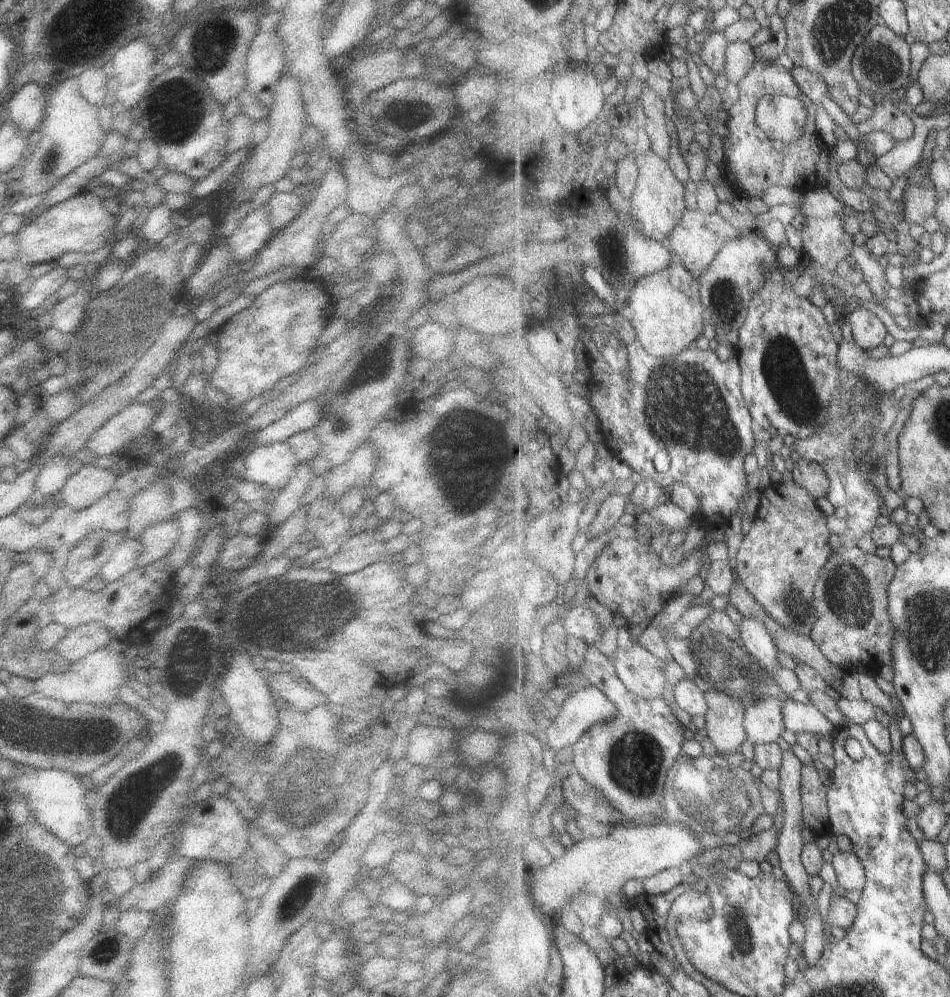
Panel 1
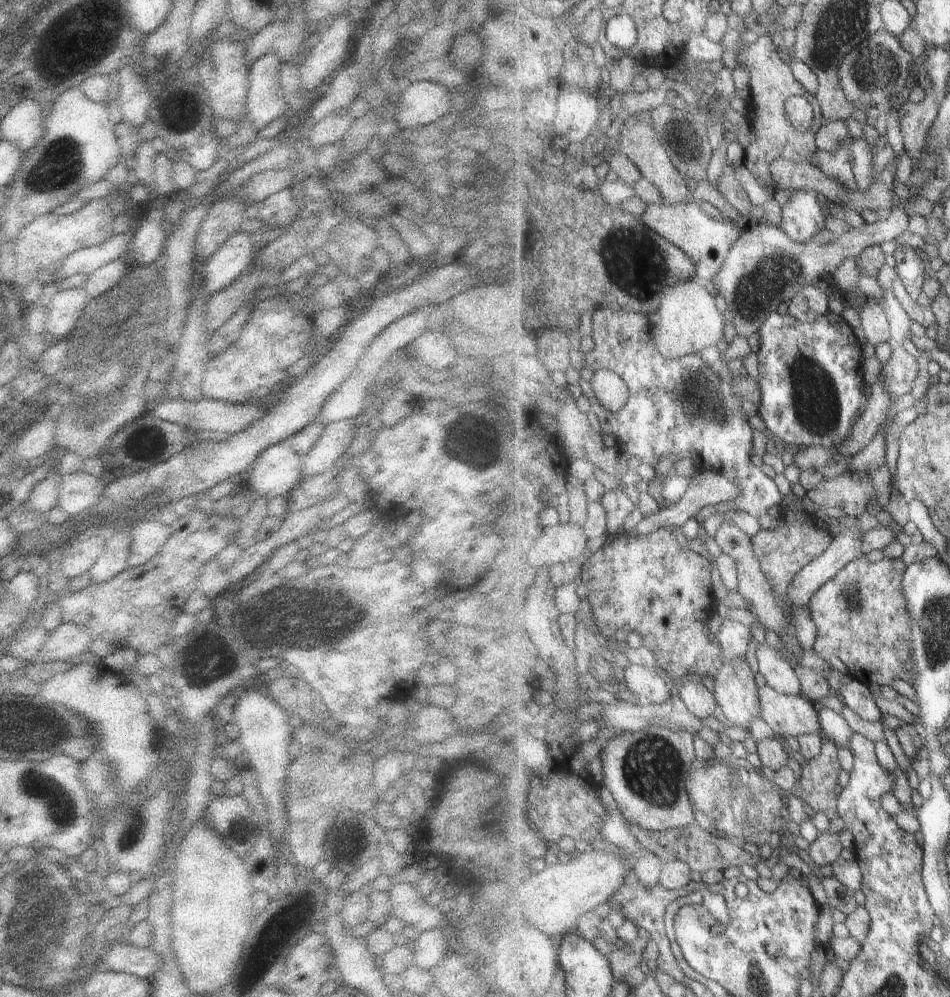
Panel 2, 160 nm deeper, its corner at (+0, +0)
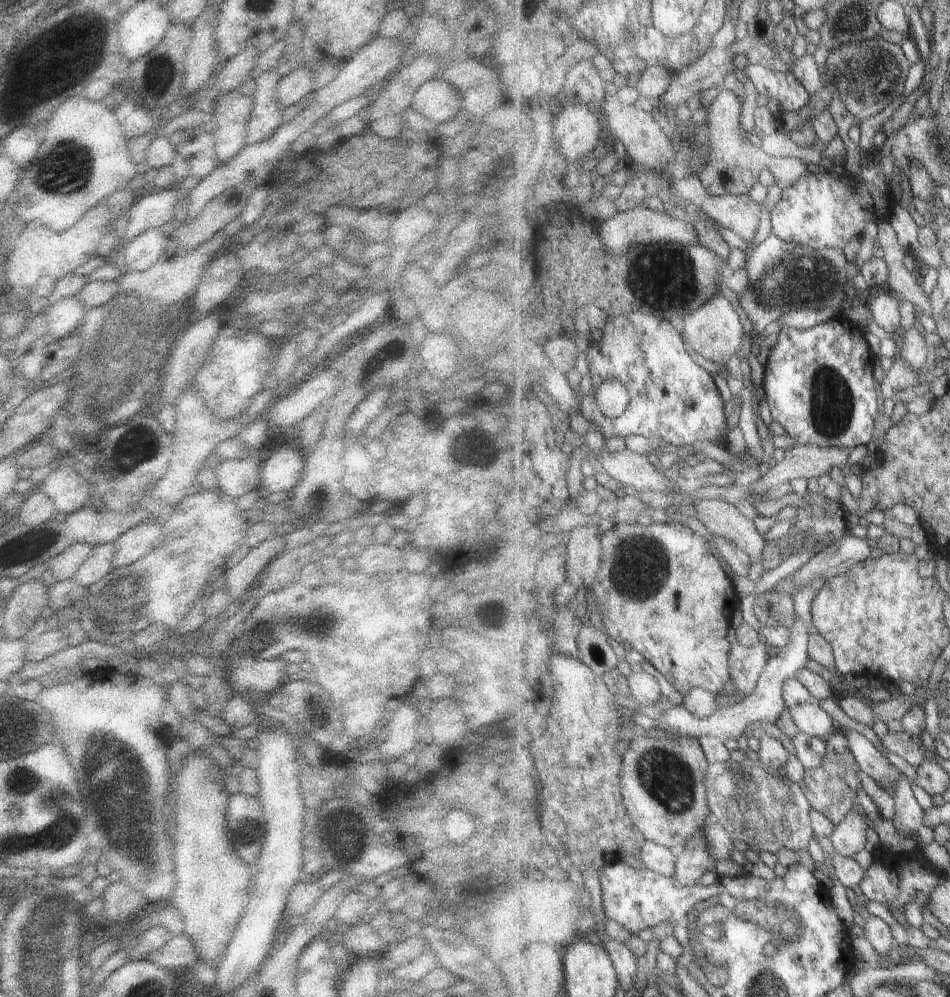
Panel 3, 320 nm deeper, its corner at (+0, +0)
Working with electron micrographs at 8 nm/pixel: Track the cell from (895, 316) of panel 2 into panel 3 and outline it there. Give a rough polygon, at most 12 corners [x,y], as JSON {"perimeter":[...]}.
{"perimeter":[[912,324],[895,337],[903,342],[900,353],[919,374],[931,352]]}

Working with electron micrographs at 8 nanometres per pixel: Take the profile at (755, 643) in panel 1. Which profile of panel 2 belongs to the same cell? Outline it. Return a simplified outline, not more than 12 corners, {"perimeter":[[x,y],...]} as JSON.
{"perimeter":[[755,644],[759,673],[770,688],[802,695],[801,682],[781,650]]}

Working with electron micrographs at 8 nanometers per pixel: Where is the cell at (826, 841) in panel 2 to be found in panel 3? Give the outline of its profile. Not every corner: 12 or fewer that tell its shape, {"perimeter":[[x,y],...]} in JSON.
{"perimeter":[[857,804],[828,837],[833,854],[855,857],[871,824]]}

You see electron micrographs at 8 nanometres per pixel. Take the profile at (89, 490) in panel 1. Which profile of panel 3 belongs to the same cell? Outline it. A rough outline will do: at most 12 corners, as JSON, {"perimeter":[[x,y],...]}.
{"perimeter":[[67,460],[40,485],[56,512],[87,504],[91,488]]}

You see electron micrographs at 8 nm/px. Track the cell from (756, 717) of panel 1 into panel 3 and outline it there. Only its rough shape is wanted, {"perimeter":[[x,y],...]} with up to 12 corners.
{"perimeter":[[818,699],[786,705],[800,732],[827,740],[838,731]]}

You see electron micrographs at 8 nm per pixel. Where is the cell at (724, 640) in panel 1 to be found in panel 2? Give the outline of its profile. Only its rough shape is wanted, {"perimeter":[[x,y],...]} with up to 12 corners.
{"perimeter":[[724,619],[713,636],[724,664],[743,658],[749,626]]}

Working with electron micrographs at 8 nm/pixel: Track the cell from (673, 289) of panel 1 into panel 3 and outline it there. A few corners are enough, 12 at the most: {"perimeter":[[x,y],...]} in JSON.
{"perimeter":[[717,294],[684,316],[681,332],[704,359],[725,366],[747,330]]}

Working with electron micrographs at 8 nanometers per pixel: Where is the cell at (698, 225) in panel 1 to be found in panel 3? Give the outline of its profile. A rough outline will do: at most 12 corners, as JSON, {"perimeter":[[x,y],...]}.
{"perimeter":[[644,204],[600,226],[604,252],[698,243],[693,221]]}

